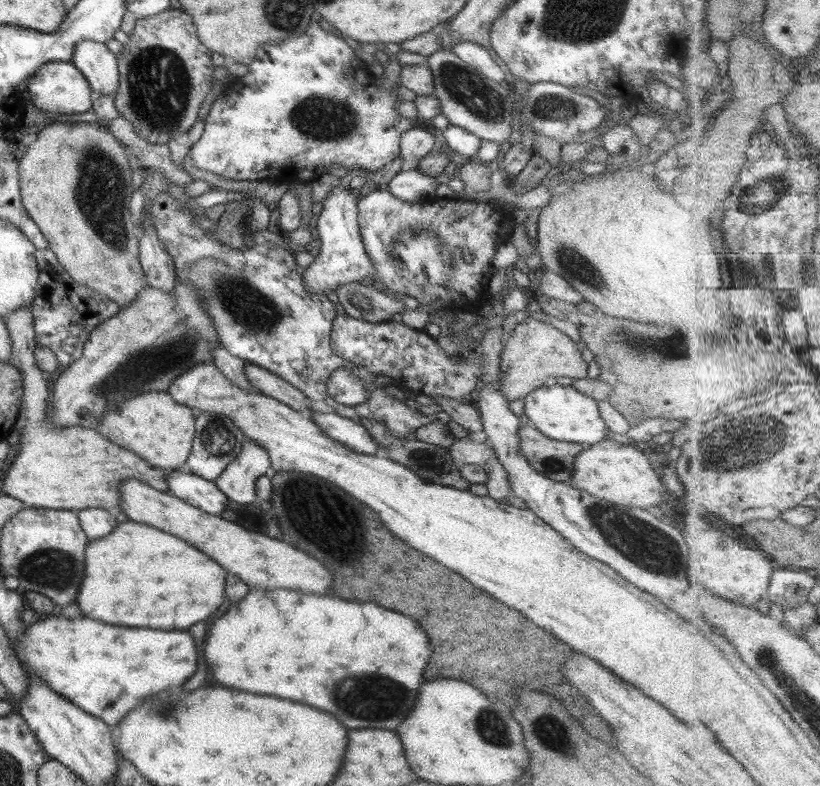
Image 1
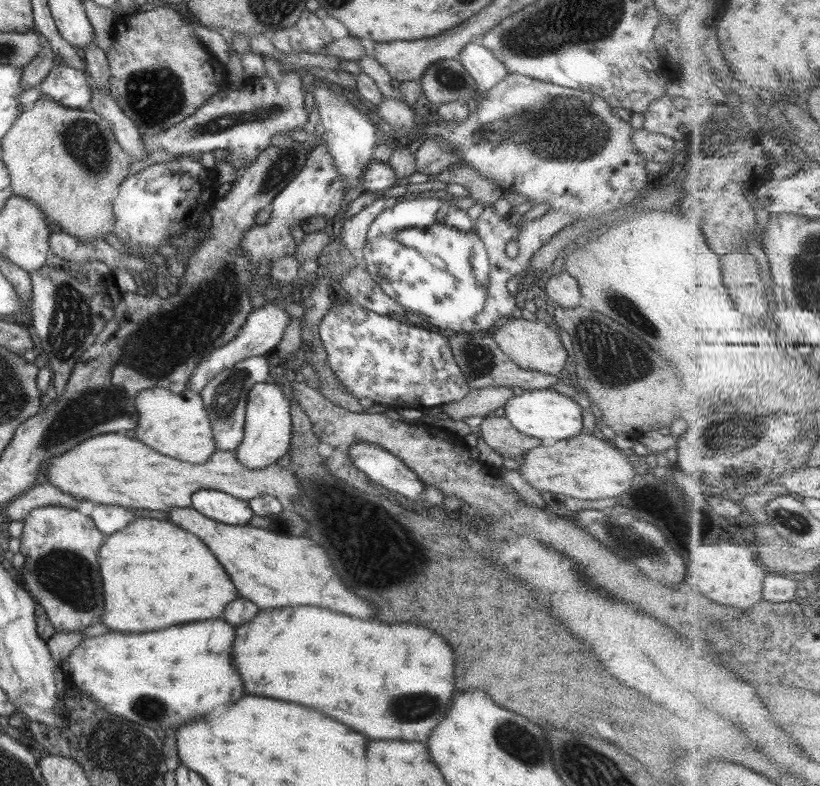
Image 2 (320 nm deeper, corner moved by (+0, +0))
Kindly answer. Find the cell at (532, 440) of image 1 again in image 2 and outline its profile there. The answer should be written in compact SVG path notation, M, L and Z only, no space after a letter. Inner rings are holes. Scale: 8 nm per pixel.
M495 415L485 416L477 430L481 432L481 438L491 450L497 452L503 459L512 458L516 462L520 462L530 448L544 443L520 434L505 417Z

